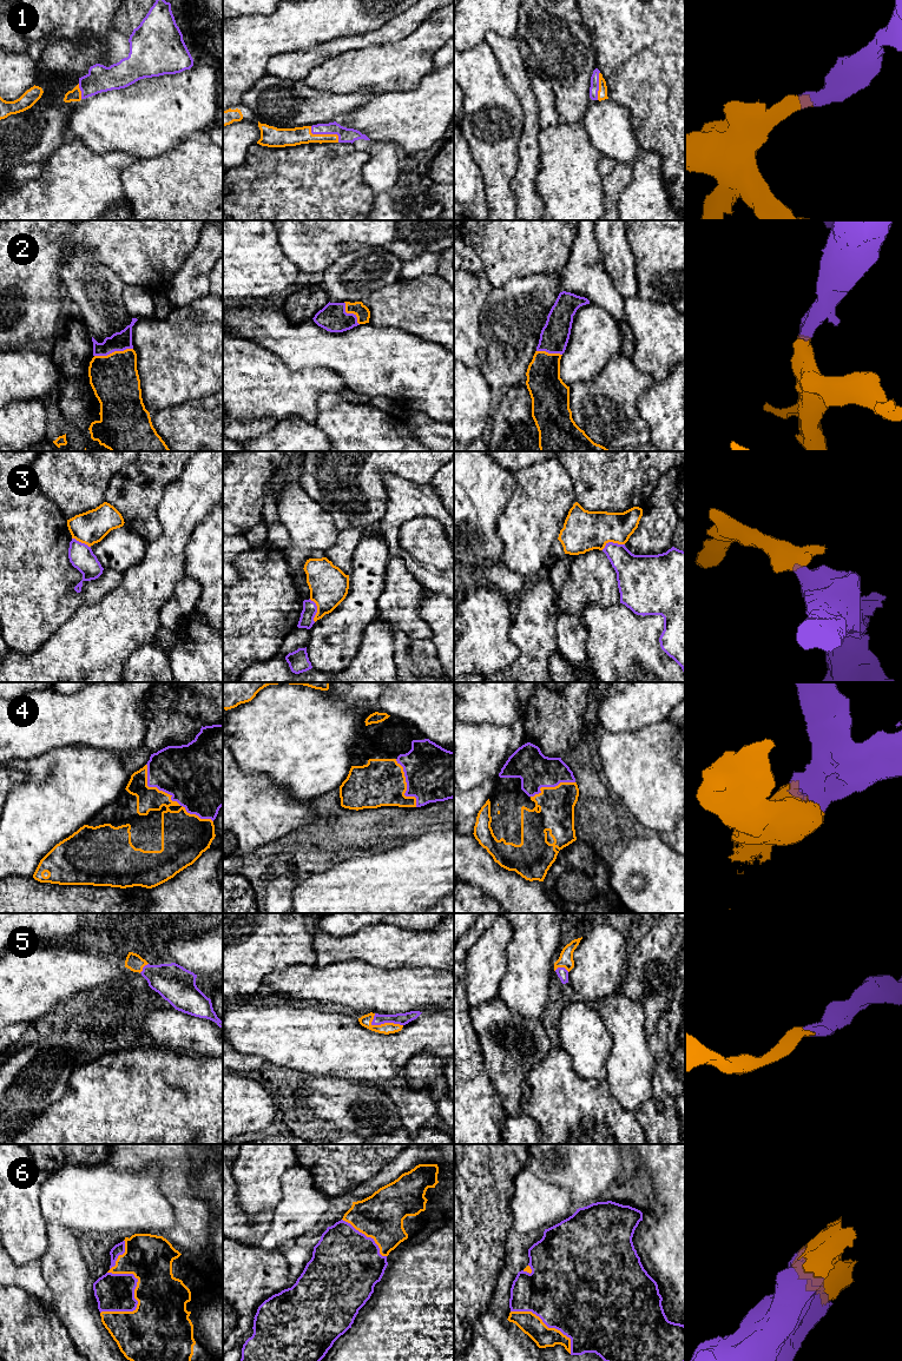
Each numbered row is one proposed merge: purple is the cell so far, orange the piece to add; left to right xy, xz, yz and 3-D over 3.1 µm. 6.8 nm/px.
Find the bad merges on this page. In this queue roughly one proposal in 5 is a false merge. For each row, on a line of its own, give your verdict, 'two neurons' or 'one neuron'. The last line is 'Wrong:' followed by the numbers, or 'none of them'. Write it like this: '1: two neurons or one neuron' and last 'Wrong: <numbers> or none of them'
1: one neuron
2: one neuron
3: two neurons
4: one neuron
5: one neuron
6: one neuron
Wrong: 3

